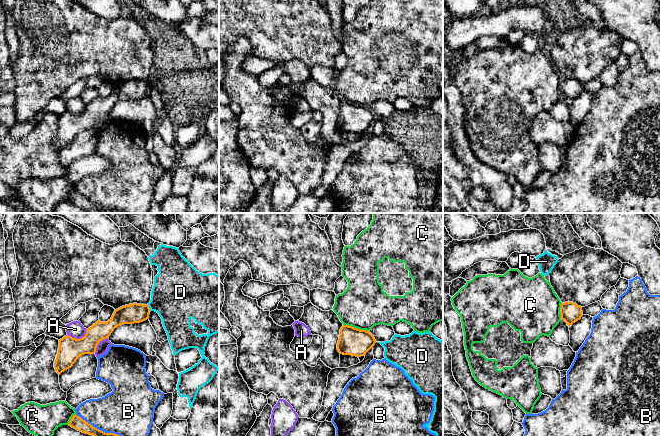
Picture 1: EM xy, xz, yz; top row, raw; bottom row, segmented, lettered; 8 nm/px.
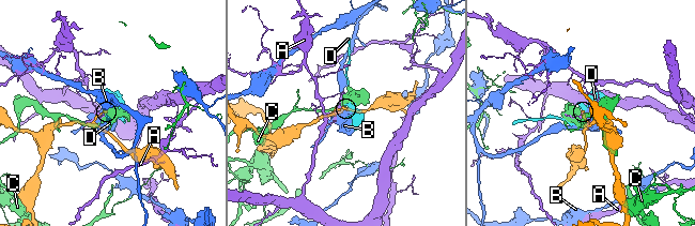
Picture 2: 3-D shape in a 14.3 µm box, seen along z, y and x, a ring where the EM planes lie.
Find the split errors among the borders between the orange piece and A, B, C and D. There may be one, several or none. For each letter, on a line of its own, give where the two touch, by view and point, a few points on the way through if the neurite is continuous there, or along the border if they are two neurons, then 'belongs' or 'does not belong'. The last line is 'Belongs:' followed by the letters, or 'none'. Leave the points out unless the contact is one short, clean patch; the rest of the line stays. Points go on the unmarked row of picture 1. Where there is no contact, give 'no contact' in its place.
A: meets orange in xy at (78, 115); does not belong
B: meets orange in xy at (98, 205); does not belong
C: meets orange in xz at (356, 104); does not belong
D: meets orange in xy at (149, 84); border along xy (147, 81), (151, 86); does not belong
Belongs: none

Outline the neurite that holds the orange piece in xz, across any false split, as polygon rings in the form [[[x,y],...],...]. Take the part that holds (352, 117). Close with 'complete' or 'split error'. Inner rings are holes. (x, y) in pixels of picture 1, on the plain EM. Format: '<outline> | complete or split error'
[[[343,101],[340,105],[337,126],[343,131],[361,133],[366,131],[375,119],[376,116],[369,107]]] | complete

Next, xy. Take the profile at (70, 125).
[[[129,80],[116,85],[110,96],[95,100],[86,106],[84,113],[72,114],[69,111],[59,116],[59,124],[54,139],[56,148],[60,151],[71,144],[76,136],[84,130],[95,130],[97,121],[103,115],[109,114],[114,105],[123,100],[140,99],[149,95],[151,86],[148,81]]] | complete

